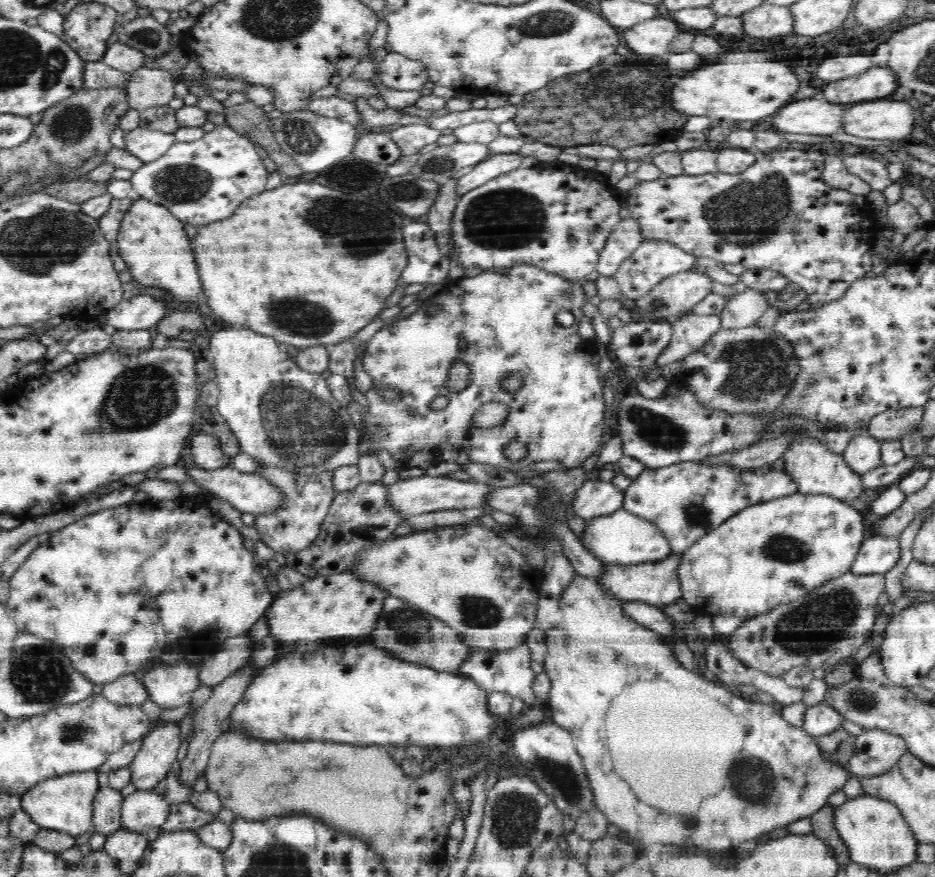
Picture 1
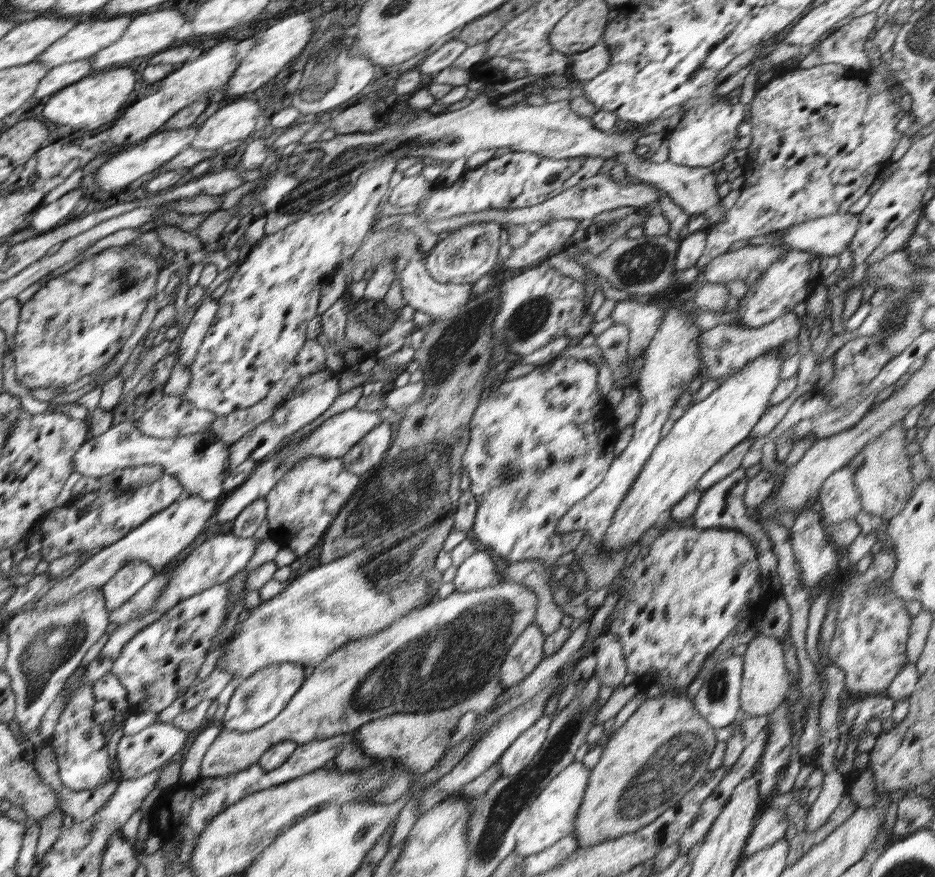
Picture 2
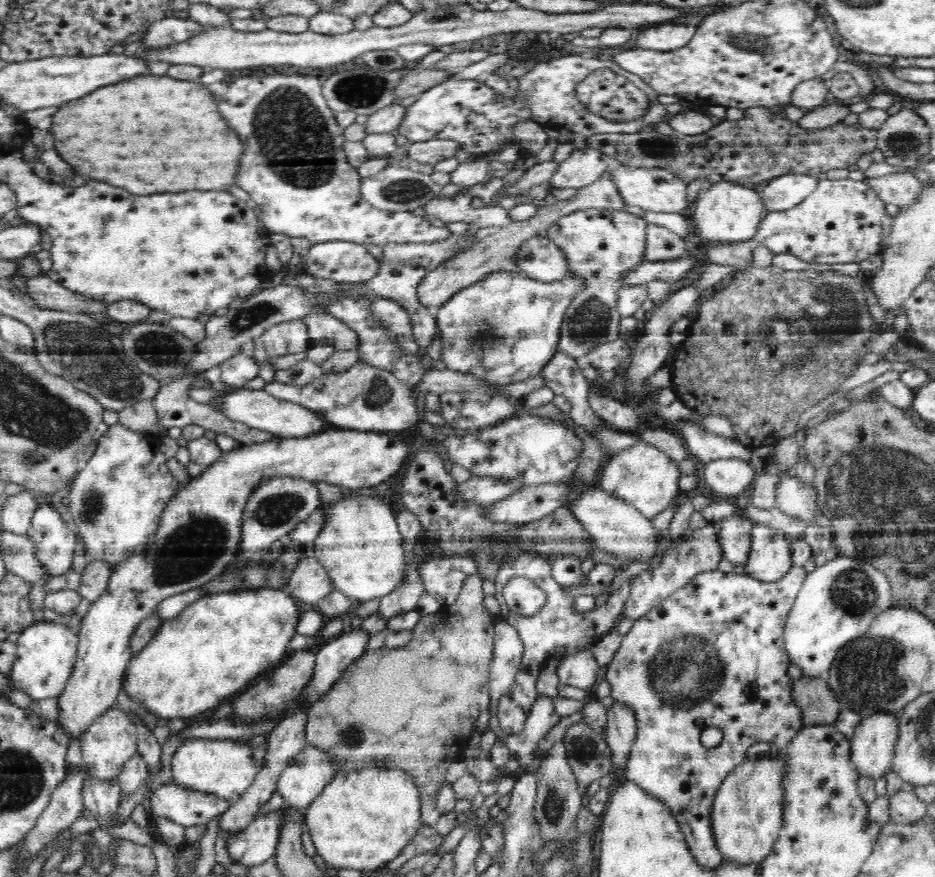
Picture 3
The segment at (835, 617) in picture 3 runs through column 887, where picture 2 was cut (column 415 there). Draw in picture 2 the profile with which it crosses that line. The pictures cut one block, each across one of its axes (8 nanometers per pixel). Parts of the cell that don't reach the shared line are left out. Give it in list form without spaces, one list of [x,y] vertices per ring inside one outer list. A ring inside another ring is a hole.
[[[352,551],[348,556],[320,564],[292,578],[284,590],[262,602],[244,622],[236,624],[224,651],[226,665],[221,663],[217,666],[234,671],[234,679],[238,681],[264,666],[282,661],[316,667],[348,642],[386,630],[392,622],[437,598],[436,595],[430,598],[434,579],[426,580],[421,575],[411,582],[394,585],[389,592],[372,588],[372,577],[368,576],[368,560],[372,557],[368,552]],[[340,570],[342,596],[338,596]]]

